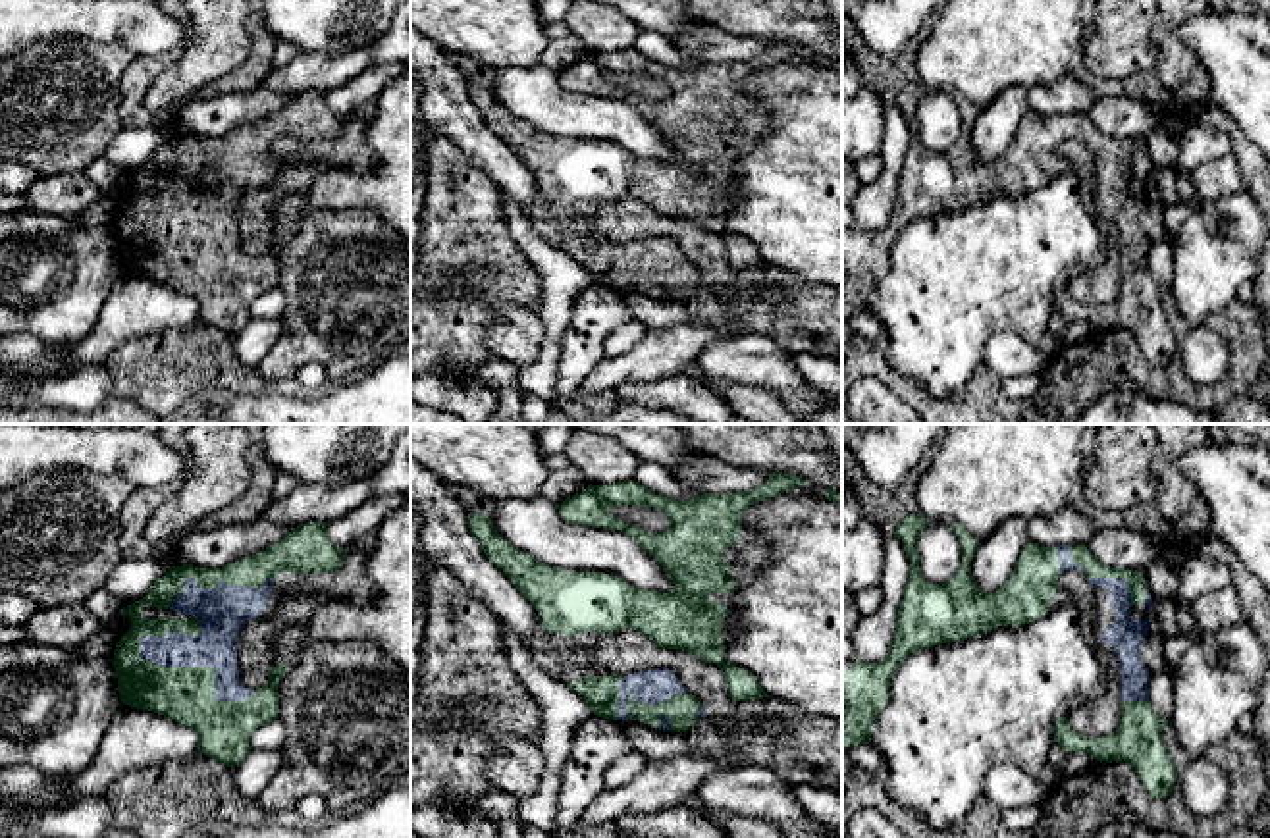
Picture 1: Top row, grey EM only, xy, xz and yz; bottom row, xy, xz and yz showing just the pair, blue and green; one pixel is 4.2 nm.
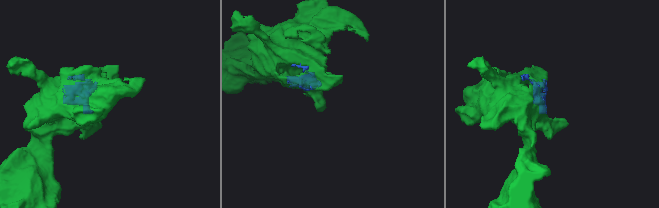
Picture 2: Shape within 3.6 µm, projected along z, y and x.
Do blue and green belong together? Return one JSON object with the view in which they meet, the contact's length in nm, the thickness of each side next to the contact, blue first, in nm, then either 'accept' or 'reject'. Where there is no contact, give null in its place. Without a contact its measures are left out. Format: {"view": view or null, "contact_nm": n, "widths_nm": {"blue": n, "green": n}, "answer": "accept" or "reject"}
{"view": "xy", "contact_nm": 550, "widths_nm": {"blue": 200, "green": 240}, "answer": "accept"}

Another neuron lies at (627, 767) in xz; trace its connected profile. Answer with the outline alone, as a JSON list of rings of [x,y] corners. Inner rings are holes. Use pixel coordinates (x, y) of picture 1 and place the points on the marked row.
[[[636,751],[621,755],[603,774],[607,790],[615,790],[632,782],[646,767],[648,759]]]

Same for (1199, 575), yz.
[[[1191,553],[1179,566],[1177,599],[1191,605],[1197,597],[1212,595],[1228,584],[1231,584],[1231,572],[1224,563]]]

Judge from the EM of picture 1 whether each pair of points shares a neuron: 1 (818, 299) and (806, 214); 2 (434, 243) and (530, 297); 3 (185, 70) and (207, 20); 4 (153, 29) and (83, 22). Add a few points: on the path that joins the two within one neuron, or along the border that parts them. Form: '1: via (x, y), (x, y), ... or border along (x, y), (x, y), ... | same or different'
1: border along (775, 266), (789, 268), (821, 286) | different
2: via (457, 247), (476, 266), (507, 276) | same
3: via (197, 58), (207, 49), (207, 31) | same
4: via (135, 29), (132, 31), (122, 22), (101, 22) | same

